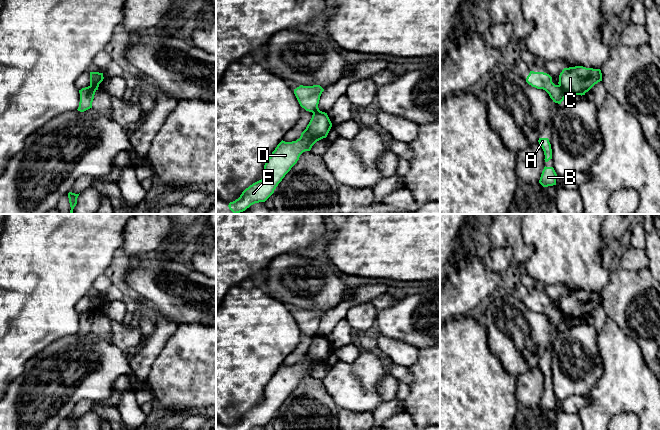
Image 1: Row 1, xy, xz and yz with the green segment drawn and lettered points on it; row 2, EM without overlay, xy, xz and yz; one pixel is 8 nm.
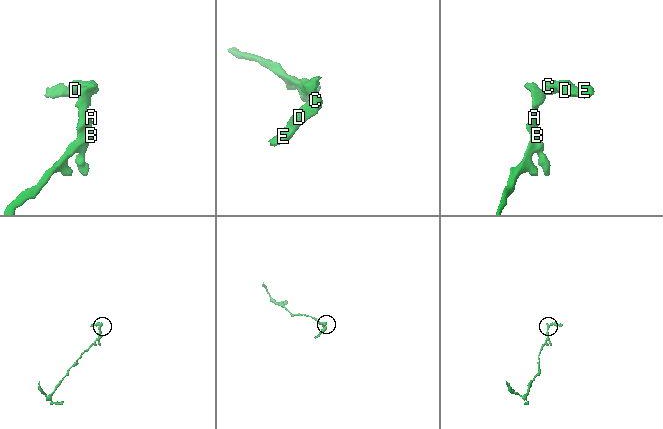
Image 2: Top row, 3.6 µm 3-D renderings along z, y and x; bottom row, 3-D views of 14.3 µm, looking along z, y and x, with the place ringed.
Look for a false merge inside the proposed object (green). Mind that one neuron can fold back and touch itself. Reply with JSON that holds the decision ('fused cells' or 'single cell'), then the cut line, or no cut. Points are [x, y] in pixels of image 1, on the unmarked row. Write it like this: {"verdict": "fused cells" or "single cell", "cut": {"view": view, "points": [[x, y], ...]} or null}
{"verdict": "fused cells", "cut": {"view": "yz", "points": [[559, 308], [566, 318]]}}

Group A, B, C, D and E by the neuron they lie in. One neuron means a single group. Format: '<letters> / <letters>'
A B / C D E

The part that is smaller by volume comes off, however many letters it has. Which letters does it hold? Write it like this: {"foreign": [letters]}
{"foreign": ["C", "D", "E"]}

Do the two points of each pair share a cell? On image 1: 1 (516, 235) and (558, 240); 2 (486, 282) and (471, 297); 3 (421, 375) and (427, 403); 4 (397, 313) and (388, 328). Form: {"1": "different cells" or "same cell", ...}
{"1": "different cells", "2": "same cell", "3": "same cell", "4": "same cell"}

